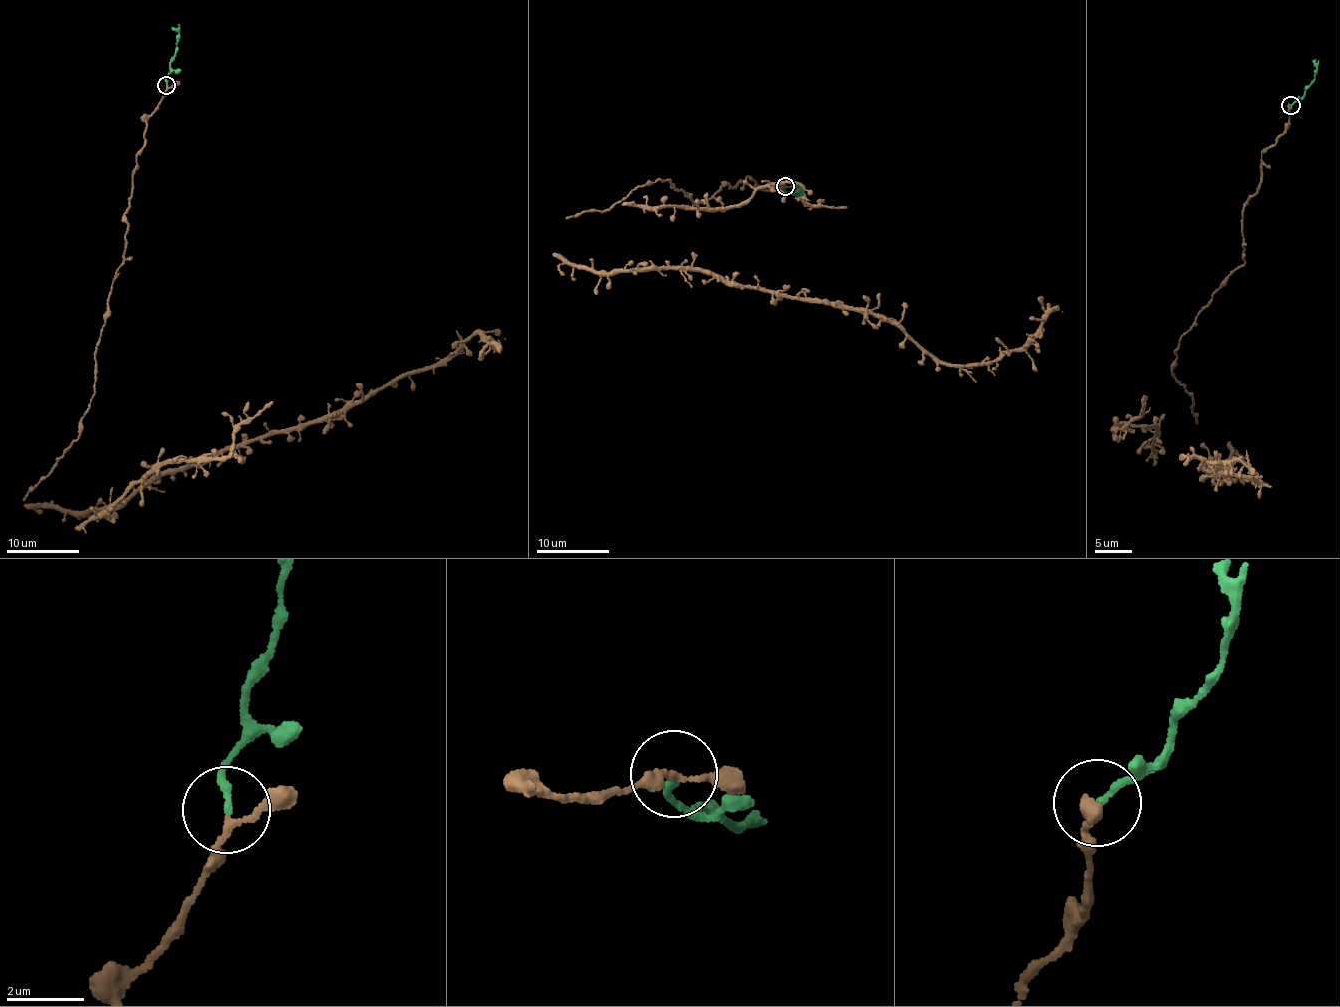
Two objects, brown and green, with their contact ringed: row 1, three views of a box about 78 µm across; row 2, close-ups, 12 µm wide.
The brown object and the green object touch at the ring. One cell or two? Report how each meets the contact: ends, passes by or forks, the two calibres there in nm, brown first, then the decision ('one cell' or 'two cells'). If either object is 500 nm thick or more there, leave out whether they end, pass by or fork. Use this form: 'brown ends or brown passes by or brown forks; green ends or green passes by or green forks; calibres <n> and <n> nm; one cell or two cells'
brown passes by; green ends; calibres 130 and 180 nm; one cell

